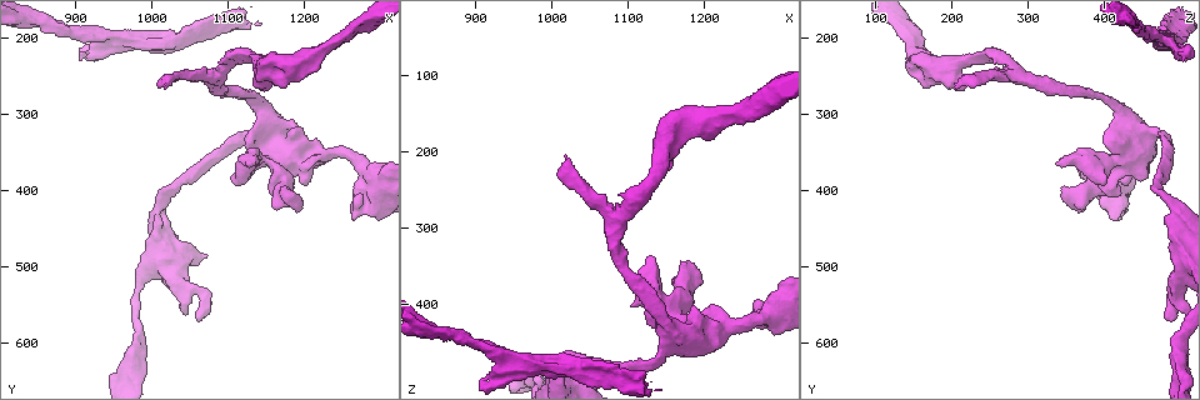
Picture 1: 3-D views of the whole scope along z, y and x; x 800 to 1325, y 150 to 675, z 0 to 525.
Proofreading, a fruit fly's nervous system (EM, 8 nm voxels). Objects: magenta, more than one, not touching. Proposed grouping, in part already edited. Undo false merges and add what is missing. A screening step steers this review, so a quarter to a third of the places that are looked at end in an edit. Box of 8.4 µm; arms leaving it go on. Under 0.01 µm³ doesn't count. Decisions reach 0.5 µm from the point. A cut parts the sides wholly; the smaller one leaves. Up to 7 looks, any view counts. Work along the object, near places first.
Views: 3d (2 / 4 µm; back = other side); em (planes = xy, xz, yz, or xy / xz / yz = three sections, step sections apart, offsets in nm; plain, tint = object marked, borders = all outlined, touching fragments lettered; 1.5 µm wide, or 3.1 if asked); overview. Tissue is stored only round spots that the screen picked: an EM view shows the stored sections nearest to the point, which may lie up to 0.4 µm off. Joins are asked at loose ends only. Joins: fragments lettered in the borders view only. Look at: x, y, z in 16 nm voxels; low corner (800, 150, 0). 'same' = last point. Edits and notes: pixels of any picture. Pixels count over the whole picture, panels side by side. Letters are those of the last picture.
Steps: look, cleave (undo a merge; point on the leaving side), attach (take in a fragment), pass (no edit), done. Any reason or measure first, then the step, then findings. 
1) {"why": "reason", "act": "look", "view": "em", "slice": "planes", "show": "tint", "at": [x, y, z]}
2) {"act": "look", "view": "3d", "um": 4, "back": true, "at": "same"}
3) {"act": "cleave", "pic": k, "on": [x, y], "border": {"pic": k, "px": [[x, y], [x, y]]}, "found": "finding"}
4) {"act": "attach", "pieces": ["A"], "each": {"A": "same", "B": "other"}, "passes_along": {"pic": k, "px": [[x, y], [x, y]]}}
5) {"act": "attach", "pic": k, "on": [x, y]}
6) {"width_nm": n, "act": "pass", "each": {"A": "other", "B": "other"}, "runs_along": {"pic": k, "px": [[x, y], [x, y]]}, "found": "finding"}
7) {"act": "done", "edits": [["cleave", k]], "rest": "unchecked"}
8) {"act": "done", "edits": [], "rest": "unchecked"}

{"why": "sudden change in width", "act": "look", "view": "3d", "um": 2, "at": [1140, 290, 415]}

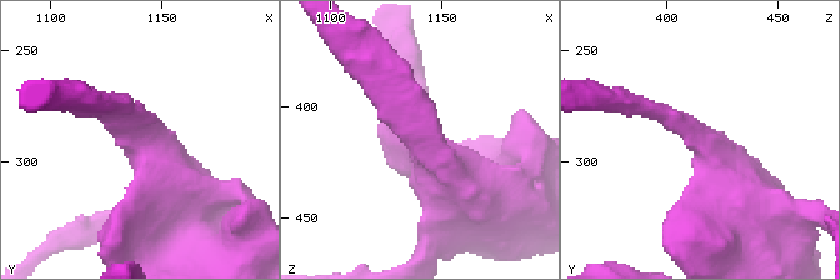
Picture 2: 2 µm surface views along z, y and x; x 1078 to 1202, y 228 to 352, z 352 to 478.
{"arm_widths_nm": [190, 480], "why": "need the tissue", "act": "look", "view": "em", "slice": "xz", "step": 4, "show": "tint", "at": [1140, 289, 415]}

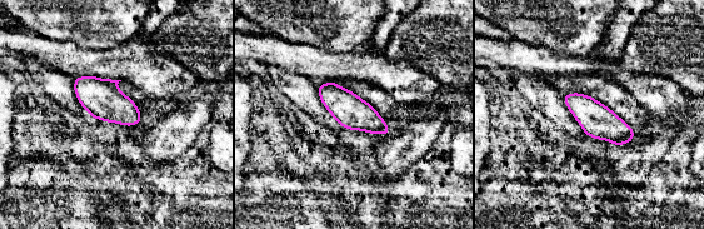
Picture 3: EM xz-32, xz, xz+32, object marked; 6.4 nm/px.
{"act": "look", "view": "em", "slice": "planes", "show": "borders", "at": "same"}

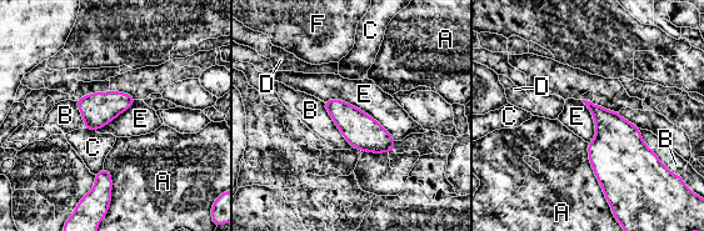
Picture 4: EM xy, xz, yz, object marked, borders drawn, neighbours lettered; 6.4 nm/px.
{"width_nm": 220, "longest_contact_nm": ["E", 550], "act": "pass", "each": {"A": "other", "B": "other", "C": "other", "D": "other", "E": "other", "F": "other"}, "found": "all the same cell"}

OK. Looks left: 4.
{"why": "calibre changes", "act": "look", "view": "em", "slice": "xy", "step": 4, "show": "tint", "at": [1035, 200, 485]}

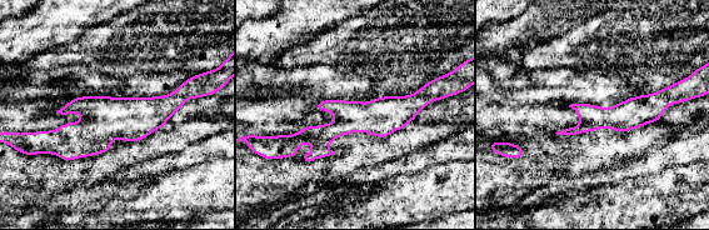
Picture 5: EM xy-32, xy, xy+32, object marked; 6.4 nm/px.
{"why": "what lies round it", "act": "look", "view": "em", "slice": "xy", "step": 4, "show": "borders", "at": "same"}

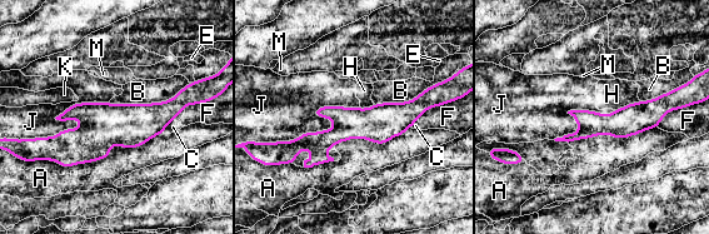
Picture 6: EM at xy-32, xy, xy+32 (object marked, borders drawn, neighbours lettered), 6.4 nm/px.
{"width_nm": 200, "act": "pass", "each": {"A": "other", "B": "other", "C": "other", "E": "other", "F": "other", "H": "other", "J": "other", "K": "other", "M": "other"}, "found": "one cell here"}

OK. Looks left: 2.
{"why": "an open end", "act": "look", "view": "em", "slice": "yz", "step": 8, "show": "tint", "at": [1190, 425, 365]}

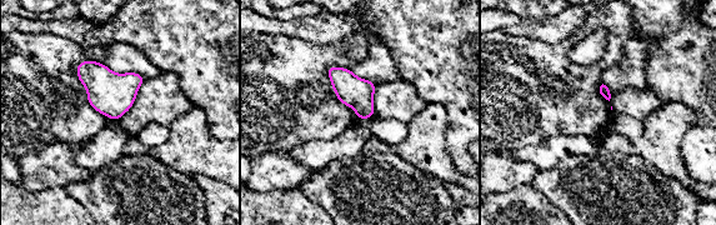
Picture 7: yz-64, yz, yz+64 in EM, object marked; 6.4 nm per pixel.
{"why": "another direction", "act": "look", "view": "em", "slice": "planes", "show": "borders", "at": "same"}

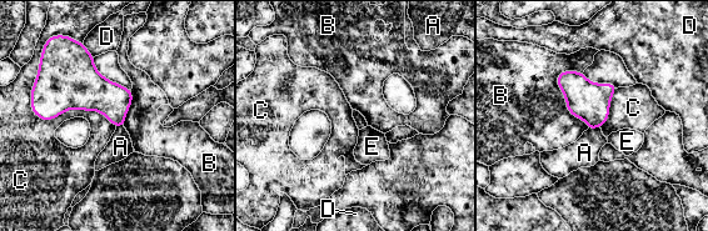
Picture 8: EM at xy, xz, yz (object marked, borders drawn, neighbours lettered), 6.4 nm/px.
{"width_nm": 220, "act": "pass", "each": {"A": "other", "B": "other", "C": "other", "D": "other", "E": "other"}, "border": {"pic": 8, "px": [[563, 70], [566, 108], [588, 127]]}, "found": "no lettered fragment goes on from it"}

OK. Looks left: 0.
{"act": "done", "edits": [], "rest": "unchecked"}

